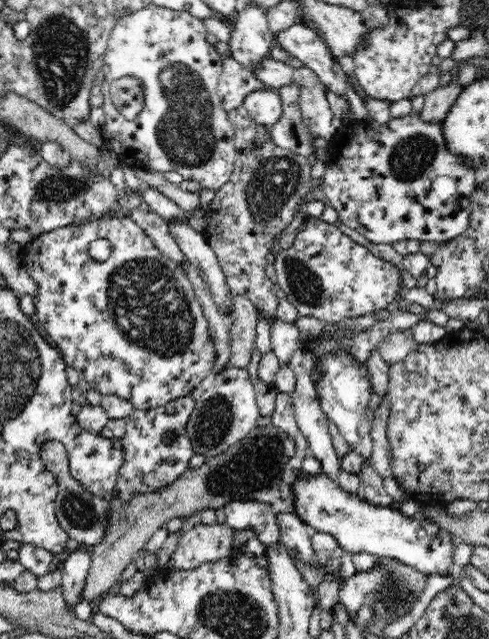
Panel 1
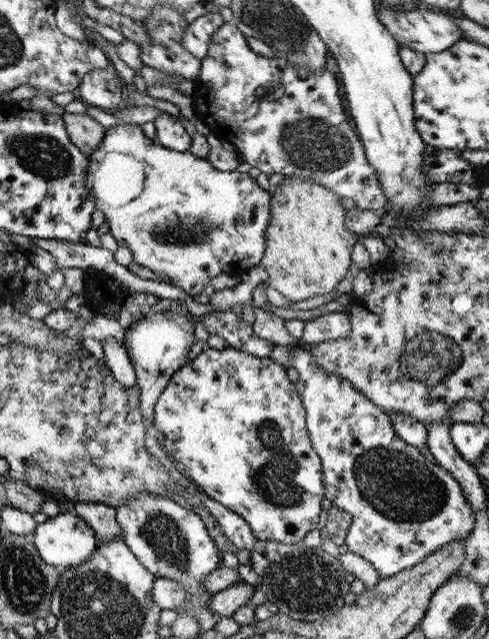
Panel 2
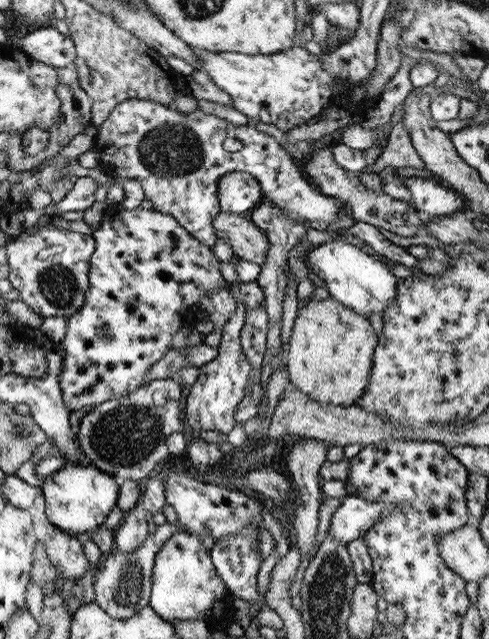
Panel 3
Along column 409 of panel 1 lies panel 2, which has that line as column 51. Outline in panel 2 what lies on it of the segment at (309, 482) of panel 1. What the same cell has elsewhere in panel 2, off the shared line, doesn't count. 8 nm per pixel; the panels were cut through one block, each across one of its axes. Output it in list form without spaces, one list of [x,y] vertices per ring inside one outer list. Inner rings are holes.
[[[65,512],[47,517],[41,524],[36,524],[30,541],[33,543],[37,553],[39,553],[41,560],[46,565],[54,566],[59,570],[83,563],[91,555],[91,552],[95,551],[98,544],[93,530],[85,521],[81,520],[77,515]]]

